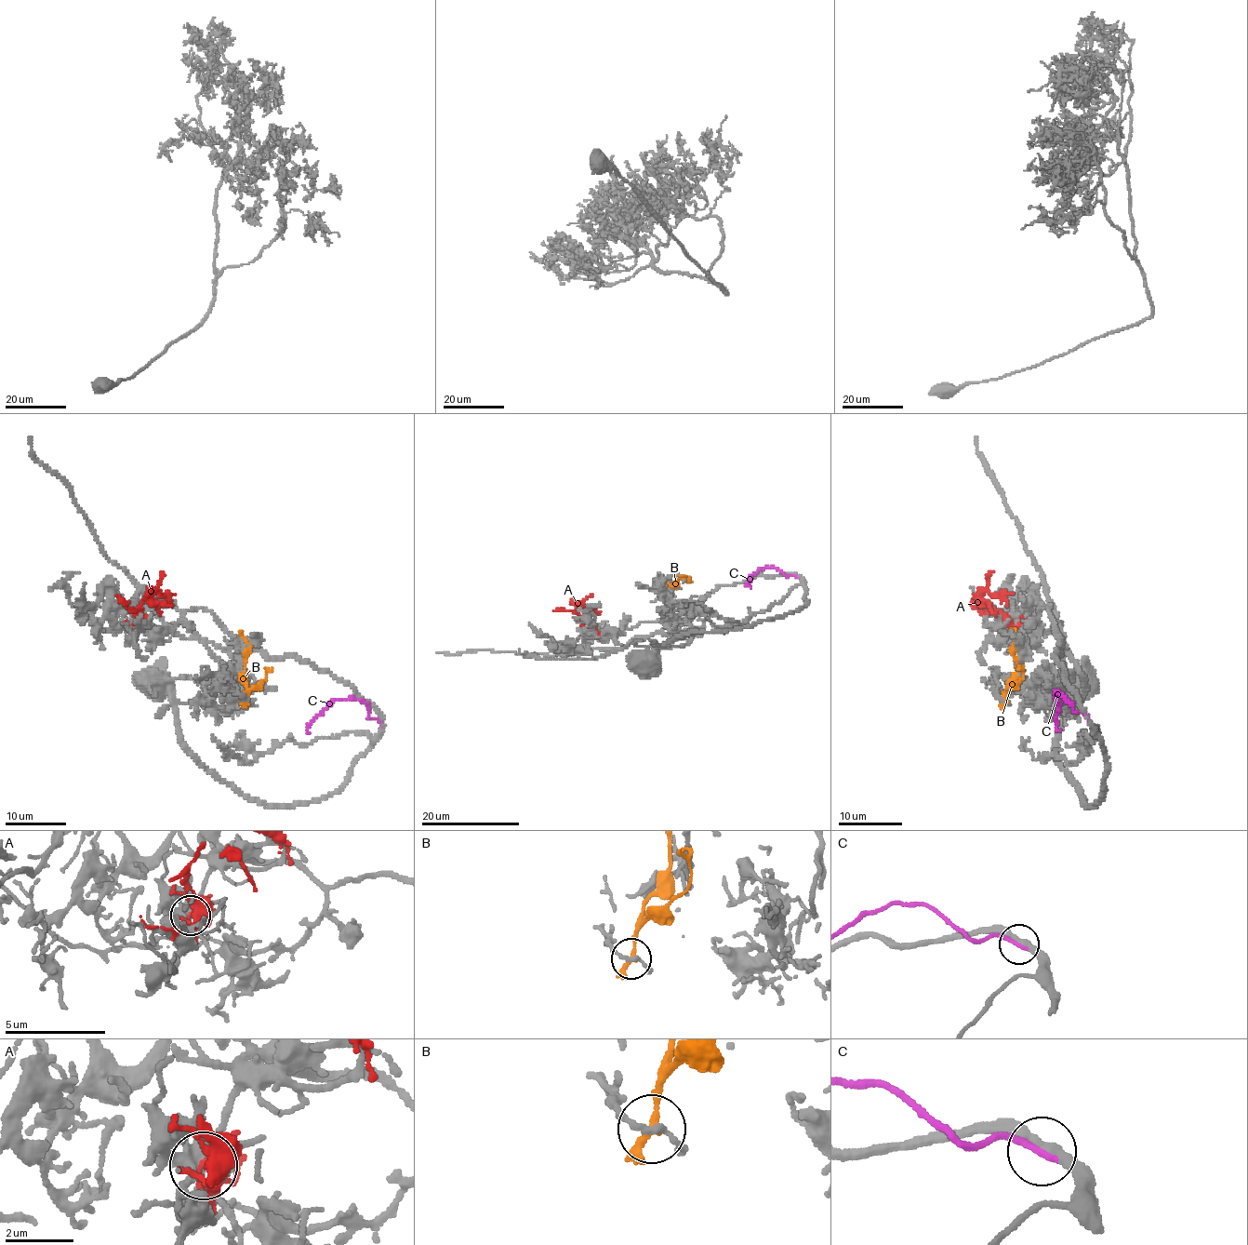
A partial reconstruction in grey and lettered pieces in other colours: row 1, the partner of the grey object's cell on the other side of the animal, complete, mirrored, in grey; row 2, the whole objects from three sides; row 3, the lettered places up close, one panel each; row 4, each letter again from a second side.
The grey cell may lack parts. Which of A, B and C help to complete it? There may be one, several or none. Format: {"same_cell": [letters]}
{"same_cell": ["C"]}

